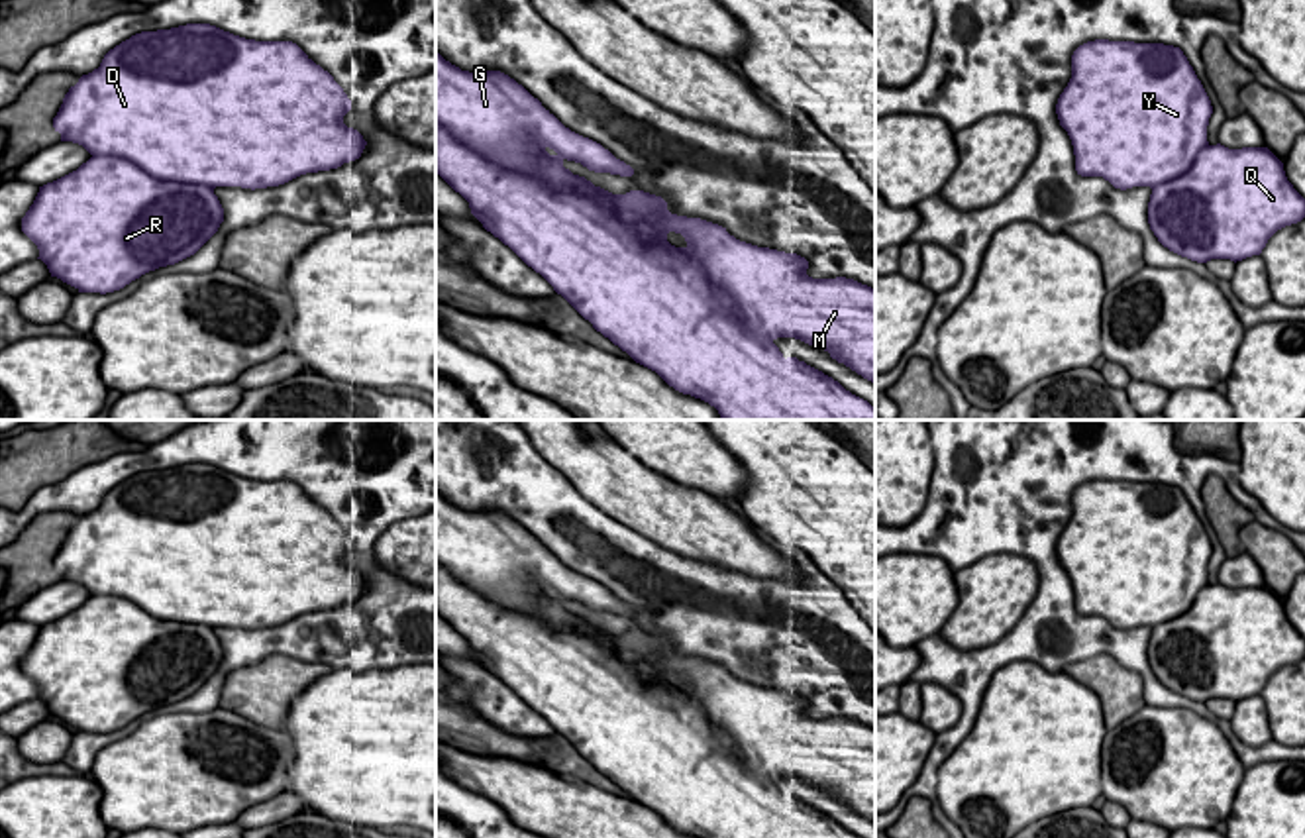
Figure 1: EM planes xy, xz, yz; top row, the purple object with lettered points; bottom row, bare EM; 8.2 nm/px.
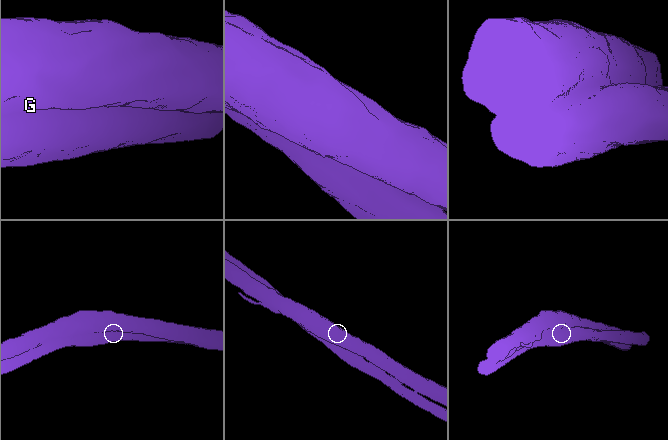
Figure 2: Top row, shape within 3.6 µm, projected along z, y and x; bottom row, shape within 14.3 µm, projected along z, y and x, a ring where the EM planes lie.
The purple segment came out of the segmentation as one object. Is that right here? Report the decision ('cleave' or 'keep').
cleave

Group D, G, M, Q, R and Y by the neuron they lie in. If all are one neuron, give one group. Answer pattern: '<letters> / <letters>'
D G M Y / Q R

